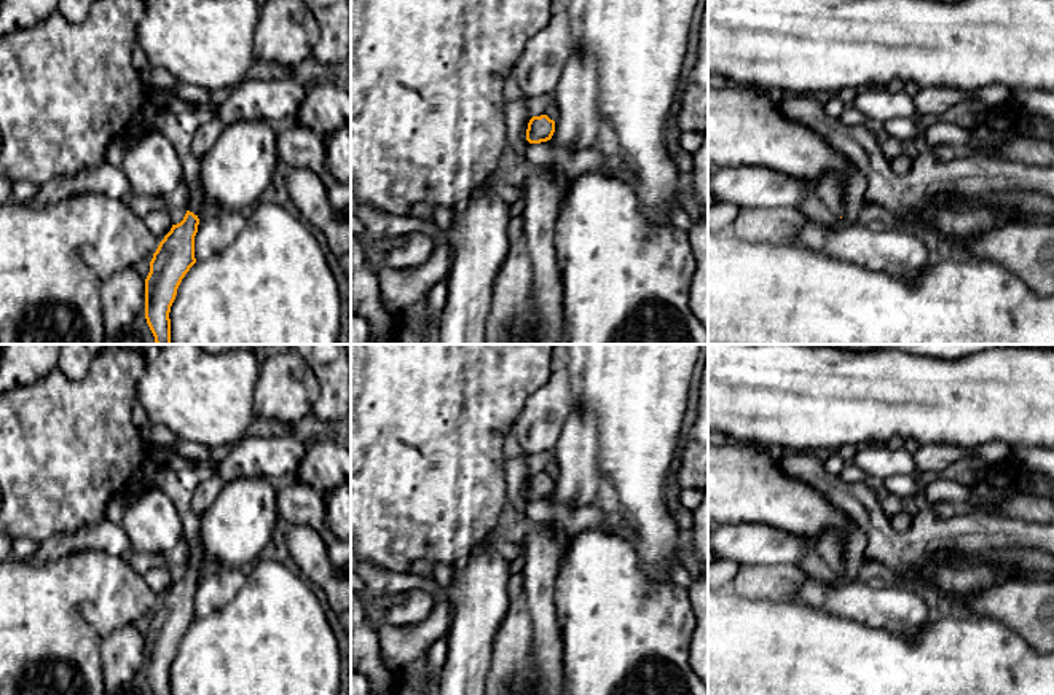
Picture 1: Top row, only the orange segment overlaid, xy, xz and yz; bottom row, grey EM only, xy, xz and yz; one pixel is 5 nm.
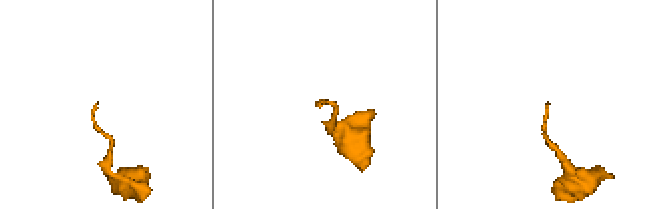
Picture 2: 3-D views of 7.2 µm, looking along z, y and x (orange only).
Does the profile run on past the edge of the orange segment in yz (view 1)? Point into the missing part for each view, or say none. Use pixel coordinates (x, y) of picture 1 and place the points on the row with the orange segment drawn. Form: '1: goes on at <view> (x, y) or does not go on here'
1: does not go on here

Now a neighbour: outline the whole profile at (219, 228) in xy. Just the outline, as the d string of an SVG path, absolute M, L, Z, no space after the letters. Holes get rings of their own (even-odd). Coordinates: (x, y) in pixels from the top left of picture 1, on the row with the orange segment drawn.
M209 209L195 236L196 261L207 260L226 249L244 228L247 214L230 209Z

